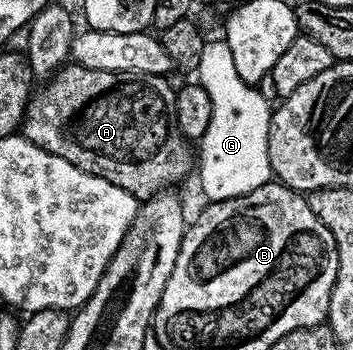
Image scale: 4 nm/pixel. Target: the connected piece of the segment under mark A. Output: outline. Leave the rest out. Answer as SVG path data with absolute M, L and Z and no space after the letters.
M75 63L65 64L57 69L47 82L49 84L44 90L37 92L32 100L28 102L28 109L24 112L24 124L22 126L22 135L30 143L34 143L38 147L42 147L46 151L50 151L54 155L58 155L62 159L66 159L66 163L70 163L74 167L78 167L82 171L92 173L96 177L106 179L110 183L114 183L118 187L122 187L122 191L130 191L130 195L134 195L137 202L143 203L152 197L157 197L160 193L171 190L172 185L176 185L188 172L194 169L194 149L187 137L182 135L182 131L178 127L178 119L176 118L176 89L168 86L164 82L165 78L160 75L151 73L115 73L114 71L94 71L90 67L82 67Z

